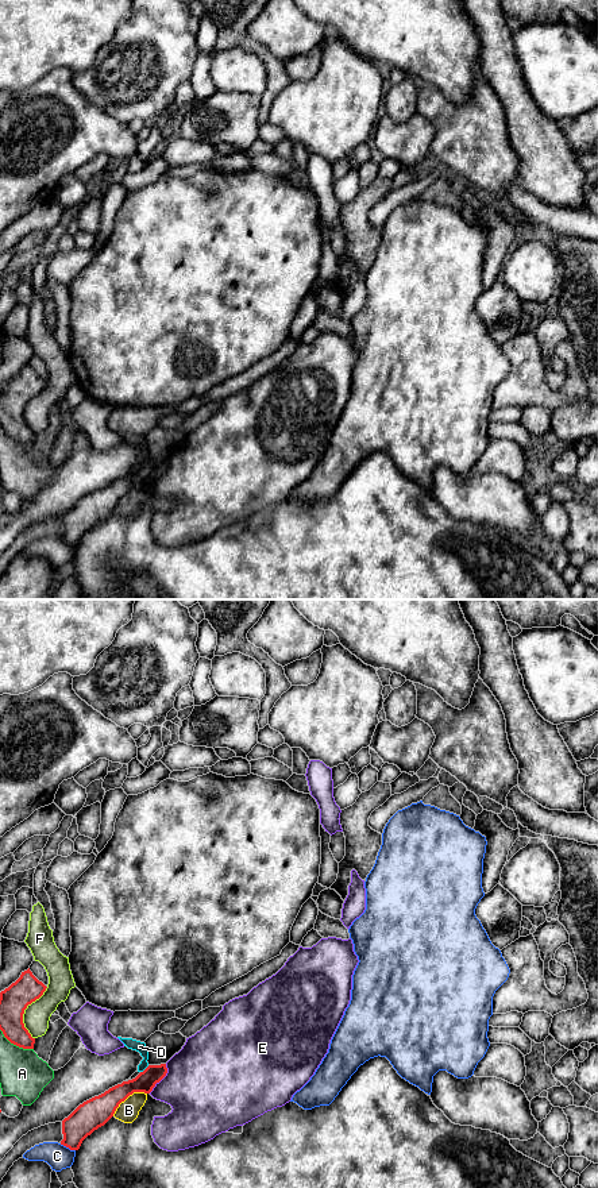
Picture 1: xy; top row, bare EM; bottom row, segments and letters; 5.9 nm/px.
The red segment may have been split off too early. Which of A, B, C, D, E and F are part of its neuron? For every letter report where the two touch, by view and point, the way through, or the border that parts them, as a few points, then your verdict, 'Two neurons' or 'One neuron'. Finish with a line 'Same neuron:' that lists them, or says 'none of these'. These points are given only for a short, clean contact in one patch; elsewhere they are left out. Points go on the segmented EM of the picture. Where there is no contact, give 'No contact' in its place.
A: Touches red at xy (15, 1044). Two neurons
B: Touches red at xy (127, 1096). Two neurons
C: Touches red at xy (68, 1146). Two neurons
D: Touches red at xy (146, 1068). Boundary: xy (149, 1065), (141, 1072). Two neurons
E: Touches red at xy (161, 1079). Two neurons
F: Touches red at xy (23, 1011). Two neurons
Same neuron: none of these

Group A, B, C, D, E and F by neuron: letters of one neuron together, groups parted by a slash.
A / B / C / D / E / F

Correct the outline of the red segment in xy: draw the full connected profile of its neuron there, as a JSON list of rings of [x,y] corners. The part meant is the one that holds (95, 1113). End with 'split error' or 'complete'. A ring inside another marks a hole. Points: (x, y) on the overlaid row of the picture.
[[[166,1064],[148,1065],[135,1079],[123,1081],[104,1094],[80,1104],[62,1120],[63,1139],[61,1141],[61,1145],[70,1150],[78,1150],[88,1135],[104,1126],[113,1116],[121,1102],[134,1092],[150,1094],[166,1073]]] | complete

